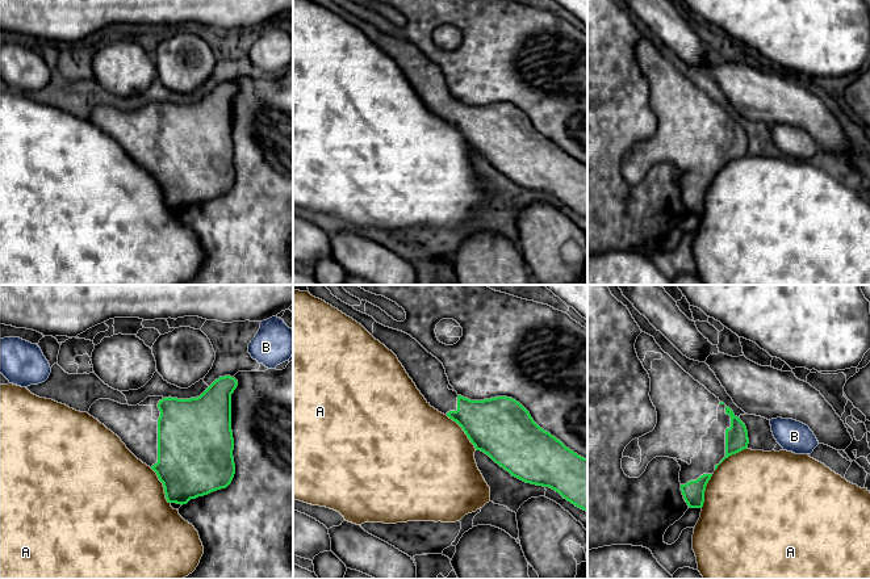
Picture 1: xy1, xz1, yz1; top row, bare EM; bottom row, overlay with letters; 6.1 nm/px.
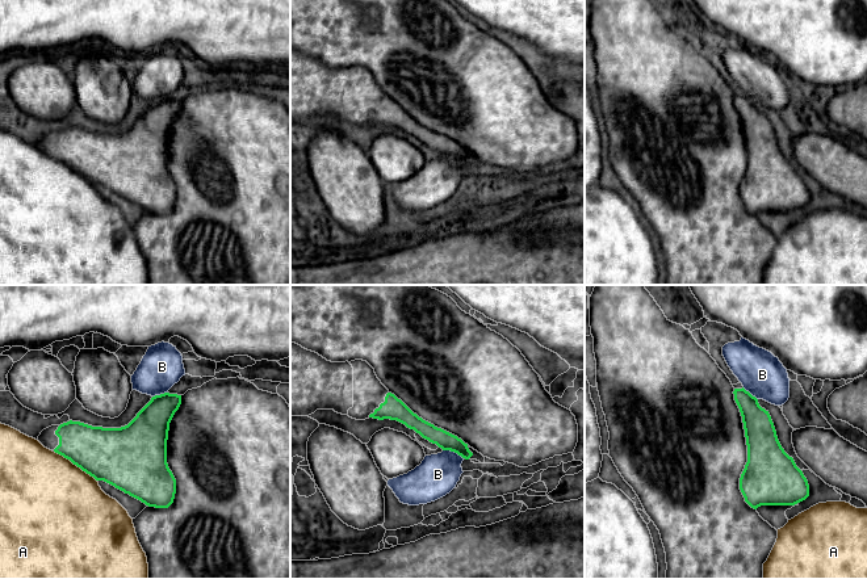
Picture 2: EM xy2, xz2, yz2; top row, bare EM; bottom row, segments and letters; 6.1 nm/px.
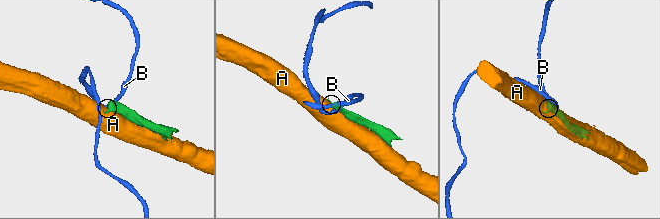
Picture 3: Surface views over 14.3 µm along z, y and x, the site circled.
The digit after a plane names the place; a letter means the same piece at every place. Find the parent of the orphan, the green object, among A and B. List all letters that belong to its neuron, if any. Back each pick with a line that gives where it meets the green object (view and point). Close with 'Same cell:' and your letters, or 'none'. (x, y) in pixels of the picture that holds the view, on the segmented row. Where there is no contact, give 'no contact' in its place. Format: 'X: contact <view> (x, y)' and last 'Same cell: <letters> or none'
Same cell: none

